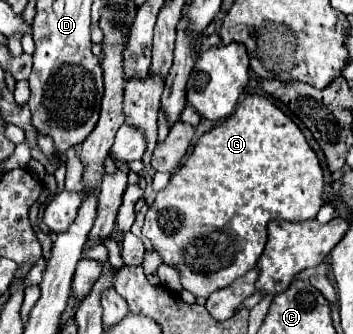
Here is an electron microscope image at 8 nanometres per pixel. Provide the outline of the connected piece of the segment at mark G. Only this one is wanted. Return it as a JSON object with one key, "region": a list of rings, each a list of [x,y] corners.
{"region":[[[250,94],[244,98],[244,102],[236,108],[236,112],[222,124],[214,126],[210,132],[206,132],[206,136],[200,136],[200,140],[196,142],[192,154],[188,156],[188,162],[184,166],[180,166],[168,186],[158,192],[156,200],[148,206],[148,212],[146,212],[146,220],[144,220],[144,226],[142,226],[142,234],[152,242],[152,248],[160,254],[162,262],[176,268],[178,274],[180,274],[180,282],[182,282],[182,288],[192,292],[196,298],[208,298],[212,292],[220,290],[220,288],[226,288],[228,284],[232,284],[238,276],[246,274],[248,270],[252,270],[260,258],[260,254],[264,252],[264,246],[266,246],[266,224],[274,218],[284,218],[288,222],[302,222],[302,220],[310,220],[310,218],[316,218],[320,206],[322,206],[322,192],[324,192],[324,176],[322,176],[322,168],[318,164],[318,158],[314,154],[314,150],[308,146],[304,134],[300,132],[300,128],[282,112],[278,110],[266,96],[260,96],[260,94]]]}

